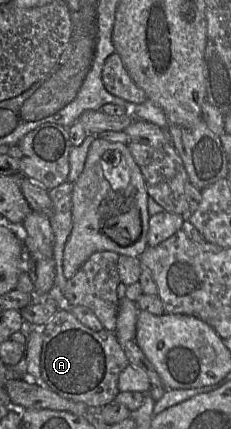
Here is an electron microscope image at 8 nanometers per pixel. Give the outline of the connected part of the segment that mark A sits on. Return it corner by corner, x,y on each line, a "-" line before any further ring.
60,307
51,319
42,327
42,351
40,371
43,386
59,396
82,402
93,410
112,402
120,392
118,379
129,365
129,360
120,346
114,331
102,329
94,331
83,325
70,311
69,307

